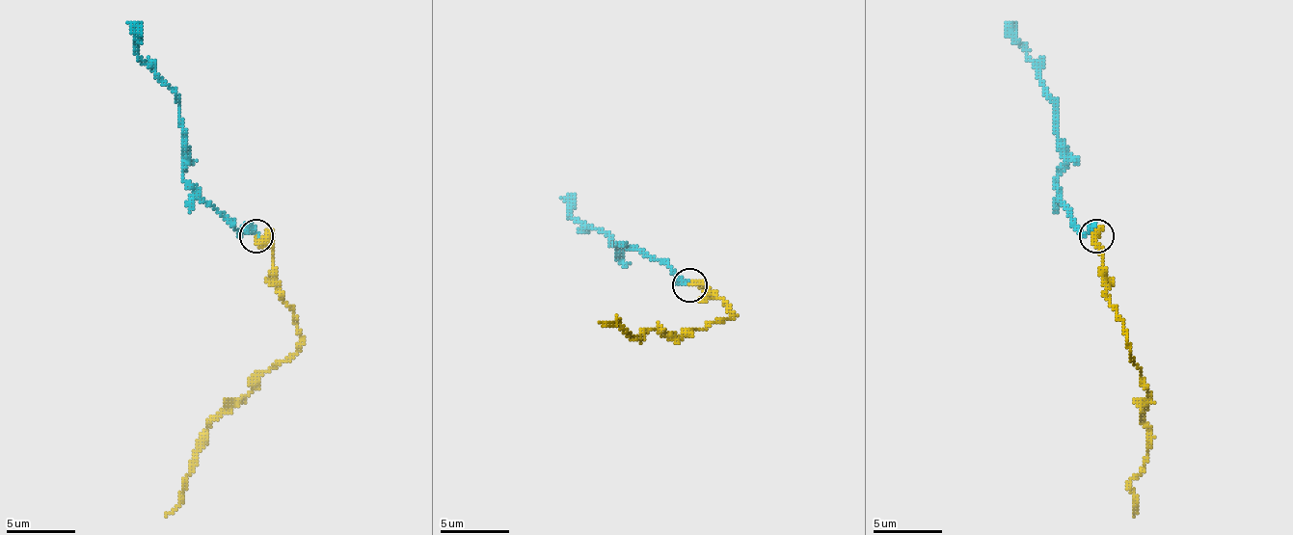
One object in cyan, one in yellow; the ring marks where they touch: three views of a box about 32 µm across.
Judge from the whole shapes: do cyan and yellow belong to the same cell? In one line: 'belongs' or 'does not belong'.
belongs

